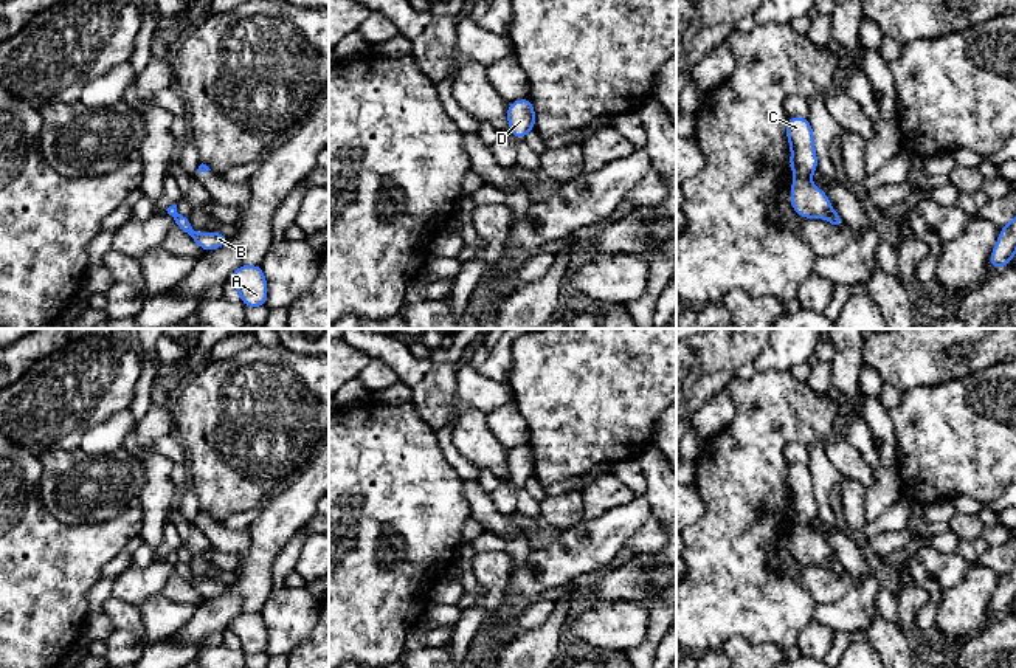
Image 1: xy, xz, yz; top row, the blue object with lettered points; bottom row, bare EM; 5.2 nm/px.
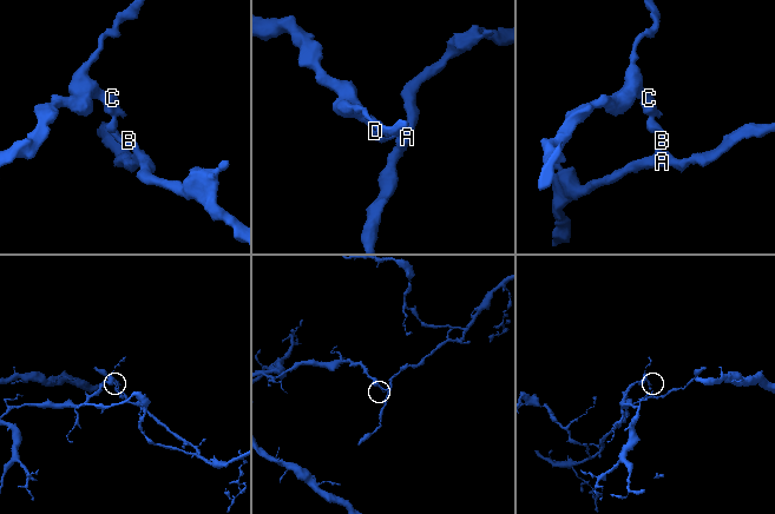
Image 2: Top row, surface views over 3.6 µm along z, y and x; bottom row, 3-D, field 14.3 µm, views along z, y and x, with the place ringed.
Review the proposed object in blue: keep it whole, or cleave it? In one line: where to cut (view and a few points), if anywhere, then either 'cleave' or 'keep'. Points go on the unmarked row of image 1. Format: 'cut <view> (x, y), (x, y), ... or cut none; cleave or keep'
cut none; keep

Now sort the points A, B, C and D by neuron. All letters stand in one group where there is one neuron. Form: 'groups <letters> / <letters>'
groups A B C D

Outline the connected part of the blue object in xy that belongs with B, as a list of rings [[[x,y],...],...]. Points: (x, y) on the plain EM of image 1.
[[[177,552],[169,553],[166,558],[174,566],[174,570],[205,598],[217,597],[230,587],[230,584],[222,580],[195,580],[189,566],[177,560]]]

